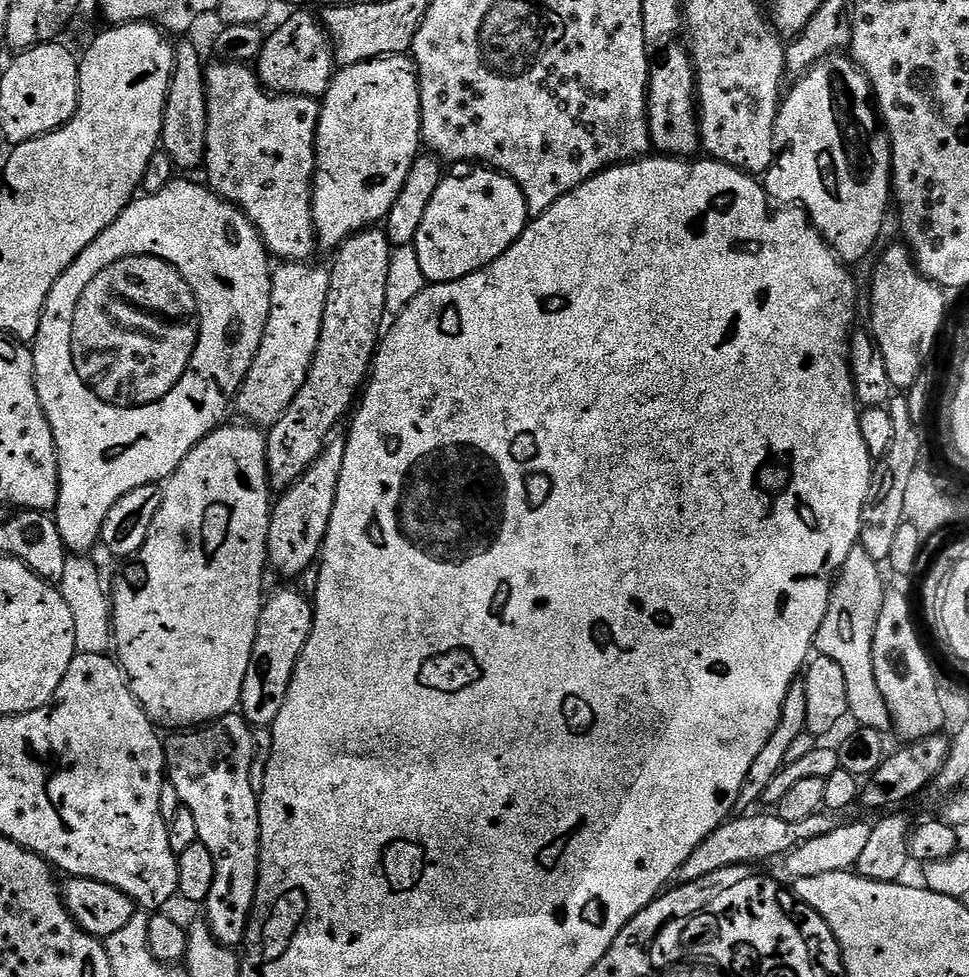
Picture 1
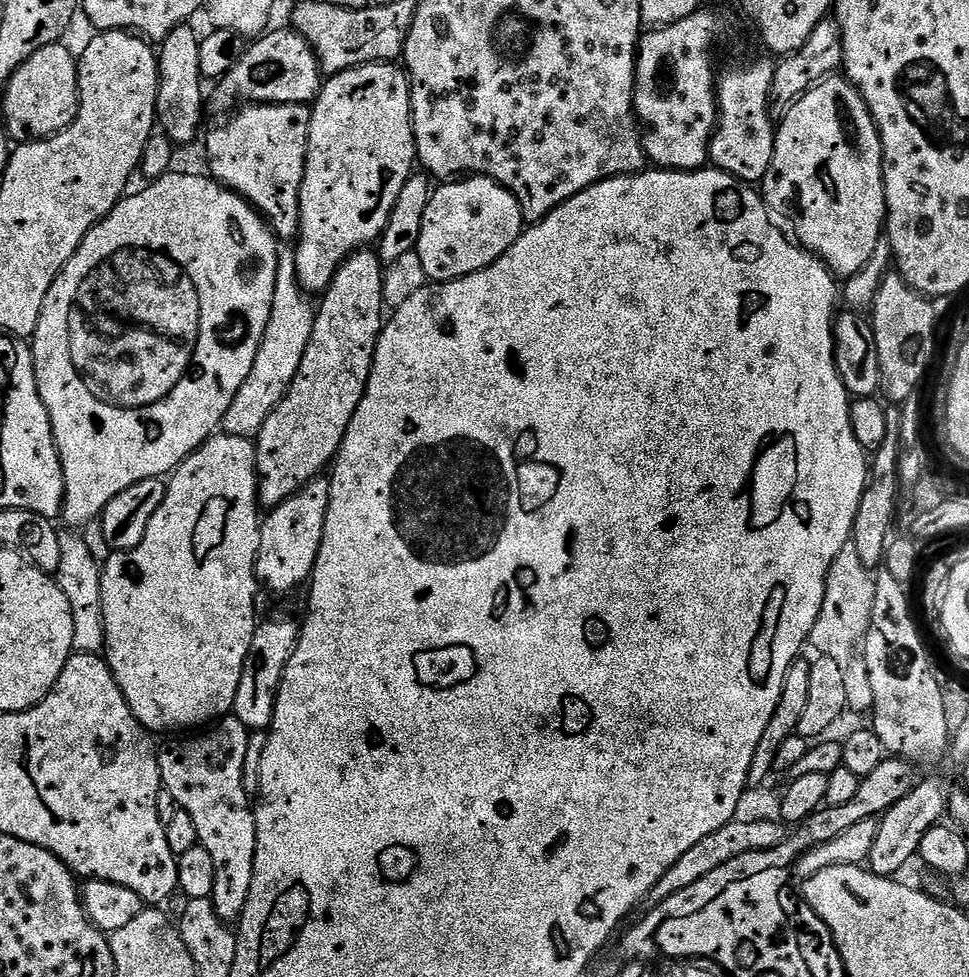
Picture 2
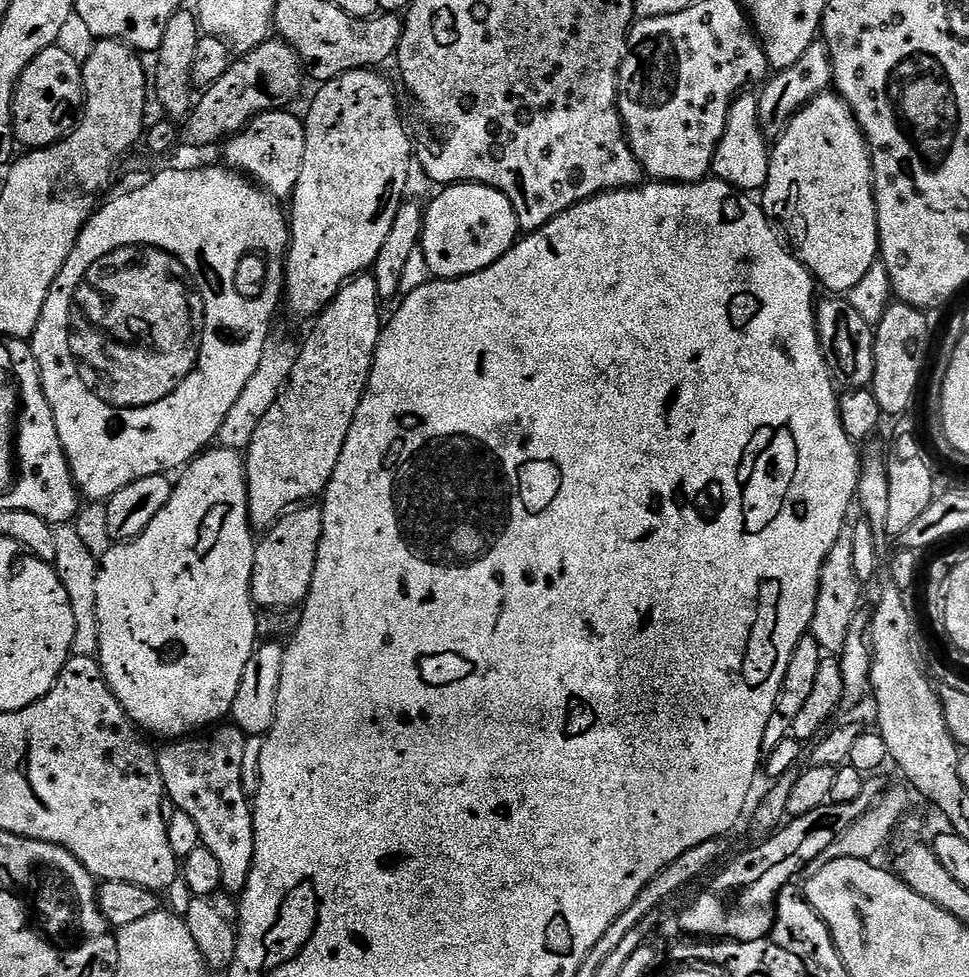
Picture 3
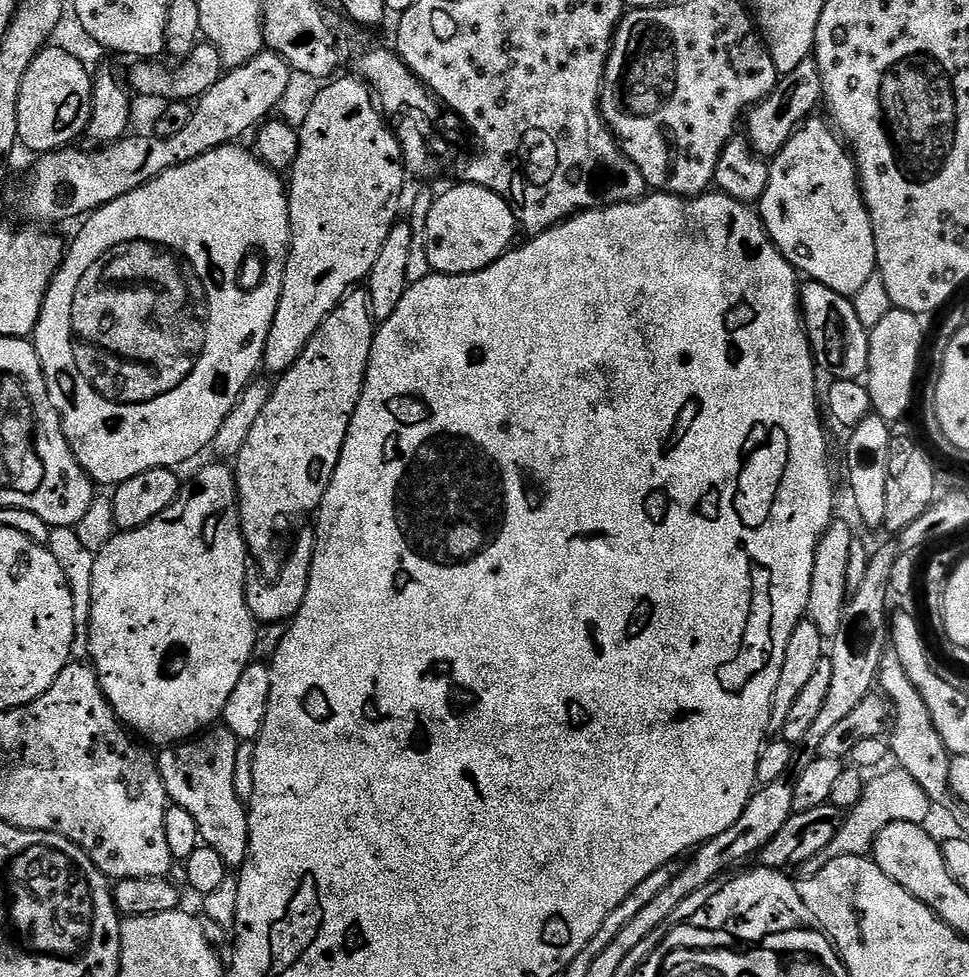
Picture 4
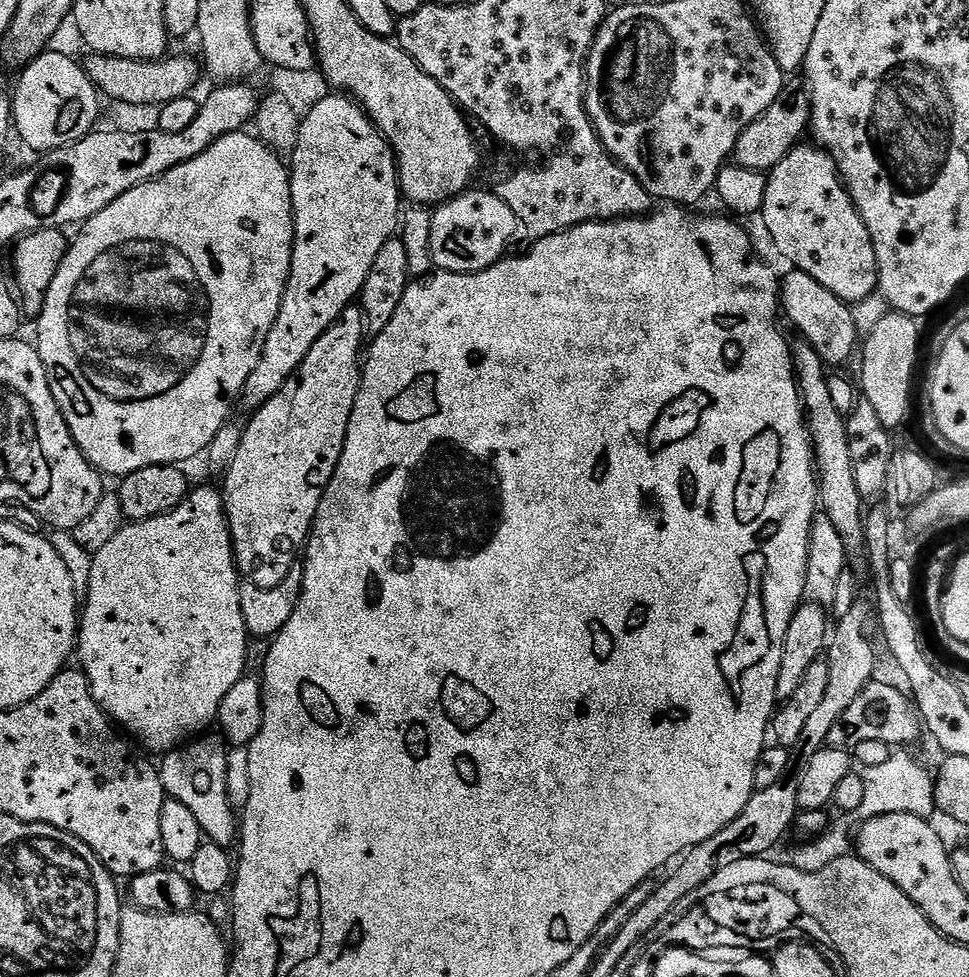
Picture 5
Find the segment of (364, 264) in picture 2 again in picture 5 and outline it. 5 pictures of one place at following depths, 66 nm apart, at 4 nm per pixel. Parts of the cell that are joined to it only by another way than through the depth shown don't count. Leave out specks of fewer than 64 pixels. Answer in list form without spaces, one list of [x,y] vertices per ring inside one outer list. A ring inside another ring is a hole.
[[[363,307],[342,310],[336,323],[322,334],[322,338],[318,338],[318,342],[314,342],[310,354],[302,358],[302,366],[294,370],[290,382],[286,382],[286,386],[282,386],[282,390],[278,390],[278,394],[274,394],[274,398],[267,400],[257,412],[251,413],[249,420],[252,421],[246,424],[242,434],[242,446],[238,446],[238,454],[234,454],[227,472],[223,473],[224,515],[228,517],[236,566],[245,577],[252,576],[253,585],[272,588],[282,582],[305,551],[312,523],[316,521],[318,506],[324,497],[323,488],[330,482],[342,458],[350,414],[360,389],[364,336],[366,317]]]

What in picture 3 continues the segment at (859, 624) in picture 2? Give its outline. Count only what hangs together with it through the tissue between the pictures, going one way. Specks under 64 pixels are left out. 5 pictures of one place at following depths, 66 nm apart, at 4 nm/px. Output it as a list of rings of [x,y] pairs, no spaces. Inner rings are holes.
[[[845,530],[838,534],[834,546],[826,554],[826,562],[822,566],[820,585],[818,586],[818,602],[814,606],[814,618],[810,635],[816,639],[818,646],[825,653],[839,654],[846,642],[846,634],[854,622],[856,613],[861,611],[860,604],[861,580],[854,574],[854,542],[851,531]]]

